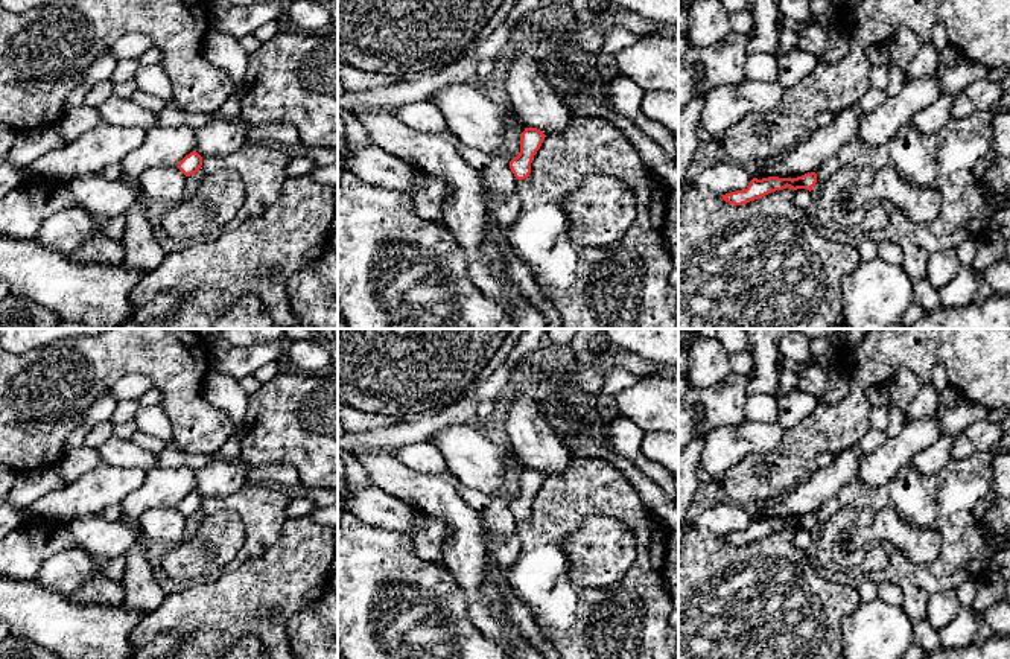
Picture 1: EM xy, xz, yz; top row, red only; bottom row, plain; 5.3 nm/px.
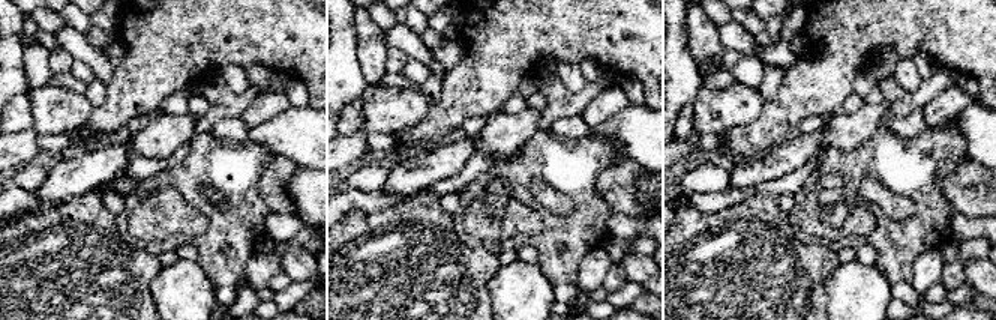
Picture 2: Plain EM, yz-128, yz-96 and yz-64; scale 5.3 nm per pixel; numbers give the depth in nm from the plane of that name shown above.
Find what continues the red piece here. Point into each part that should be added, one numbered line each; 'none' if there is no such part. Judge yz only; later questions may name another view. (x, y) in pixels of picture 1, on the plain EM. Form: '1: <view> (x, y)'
none

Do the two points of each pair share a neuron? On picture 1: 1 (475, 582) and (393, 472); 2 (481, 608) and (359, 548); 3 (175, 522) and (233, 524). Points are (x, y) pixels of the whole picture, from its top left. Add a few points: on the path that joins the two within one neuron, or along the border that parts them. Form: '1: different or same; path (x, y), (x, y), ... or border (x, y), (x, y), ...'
1: same; path (464, 551), (464, 528), (423, 490)
2: different; border (449, 571), (466, 595), (469, 618), (482, 635)
3: different; border (184, 538), (177, 545)

